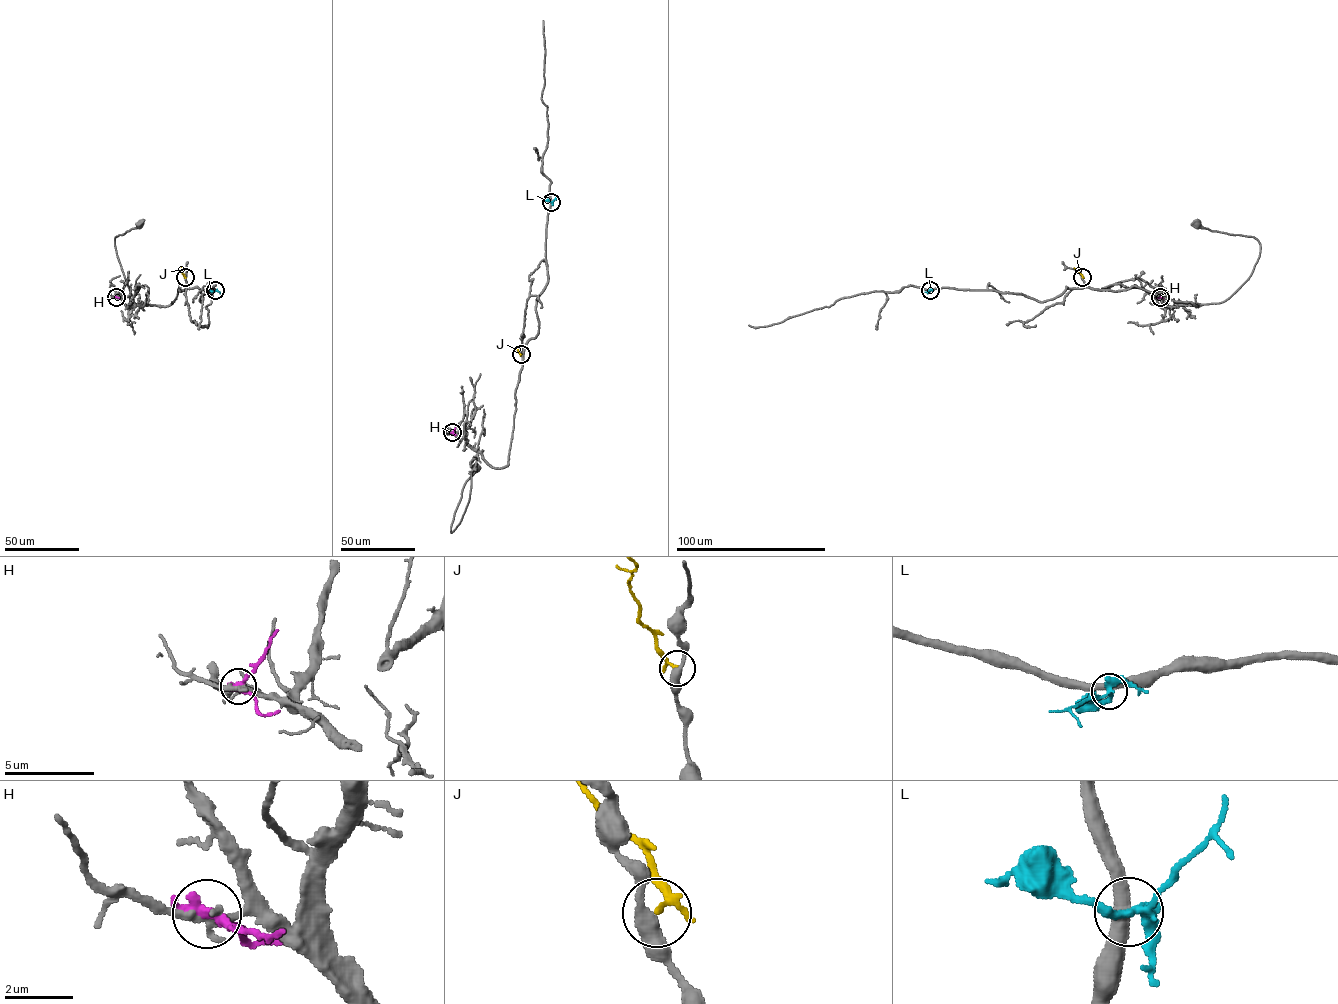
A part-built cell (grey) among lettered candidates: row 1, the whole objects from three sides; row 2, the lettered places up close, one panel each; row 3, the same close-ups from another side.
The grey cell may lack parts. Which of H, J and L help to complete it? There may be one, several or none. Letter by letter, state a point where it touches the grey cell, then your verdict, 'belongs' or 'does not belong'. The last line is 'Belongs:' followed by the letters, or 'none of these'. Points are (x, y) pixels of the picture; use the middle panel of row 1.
H: contact (452, 432); does not belong
J: contact (521, 354); does not belong
L: contact (551, 202); does not belong
Belongs: none of these

